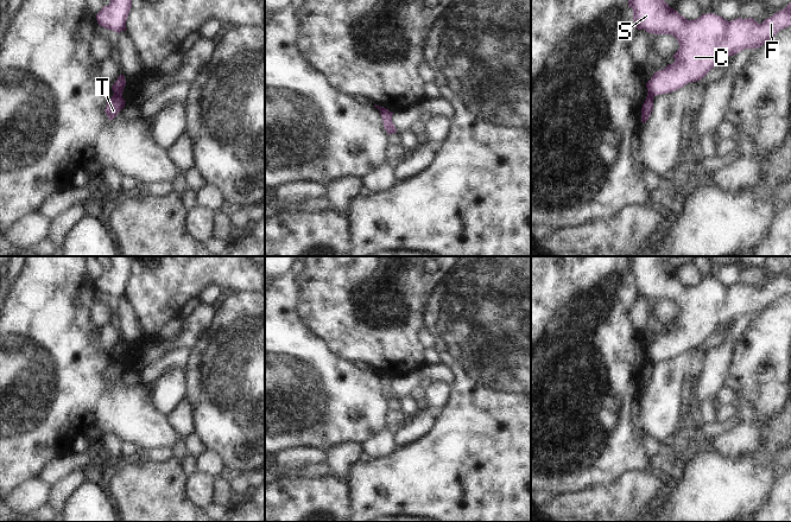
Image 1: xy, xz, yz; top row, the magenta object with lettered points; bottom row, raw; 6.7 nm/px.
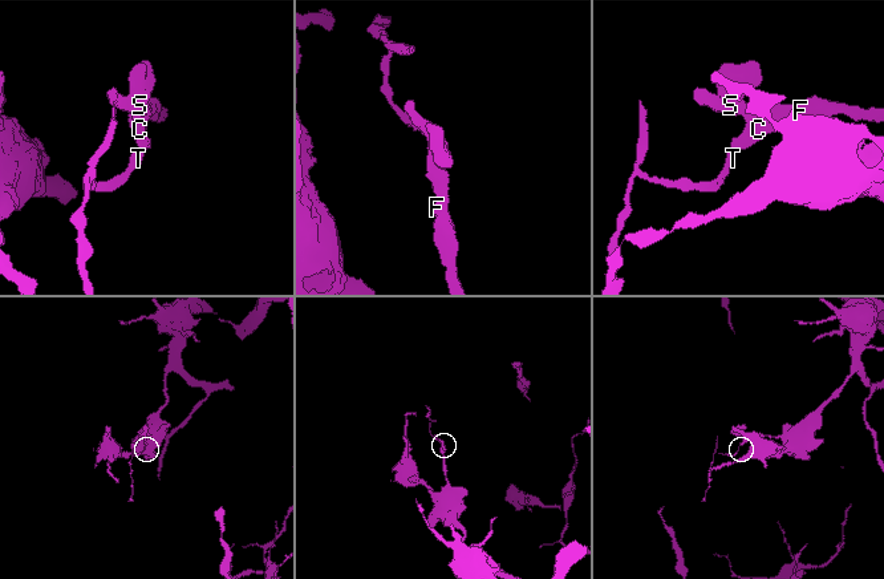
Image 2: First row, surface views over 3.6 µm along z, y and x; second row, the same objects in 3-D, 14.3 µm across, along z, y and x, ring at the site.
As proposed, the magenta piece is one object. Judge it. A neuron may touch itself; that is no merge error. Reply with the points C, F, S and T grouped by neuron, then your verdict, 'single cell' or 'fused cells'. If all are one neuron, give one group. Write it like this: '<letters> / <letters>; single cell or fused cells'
C F S / T; fused cells

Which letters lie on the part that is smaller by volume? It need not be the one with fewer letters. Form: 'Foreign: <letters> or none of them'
Foreign: T

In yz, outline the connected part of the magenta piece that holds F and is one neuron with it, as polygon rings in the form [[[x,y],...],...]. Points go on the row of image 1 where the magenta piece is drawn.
[[[628,0],[638,30],[673,36],[679,49],[675,62],[646,83],[653,97],[702,79],[721,59],[745,49],[758,49],[780,30],[791,26],[791,2],[761,24],[753,18],[728,21],[714,13],[688,20],[664,0]]]

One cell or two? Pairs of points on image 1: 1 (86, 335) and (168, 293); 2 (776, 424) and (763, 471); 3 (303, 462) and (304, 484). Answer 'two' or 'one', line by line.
1: two
2: one
3: two

